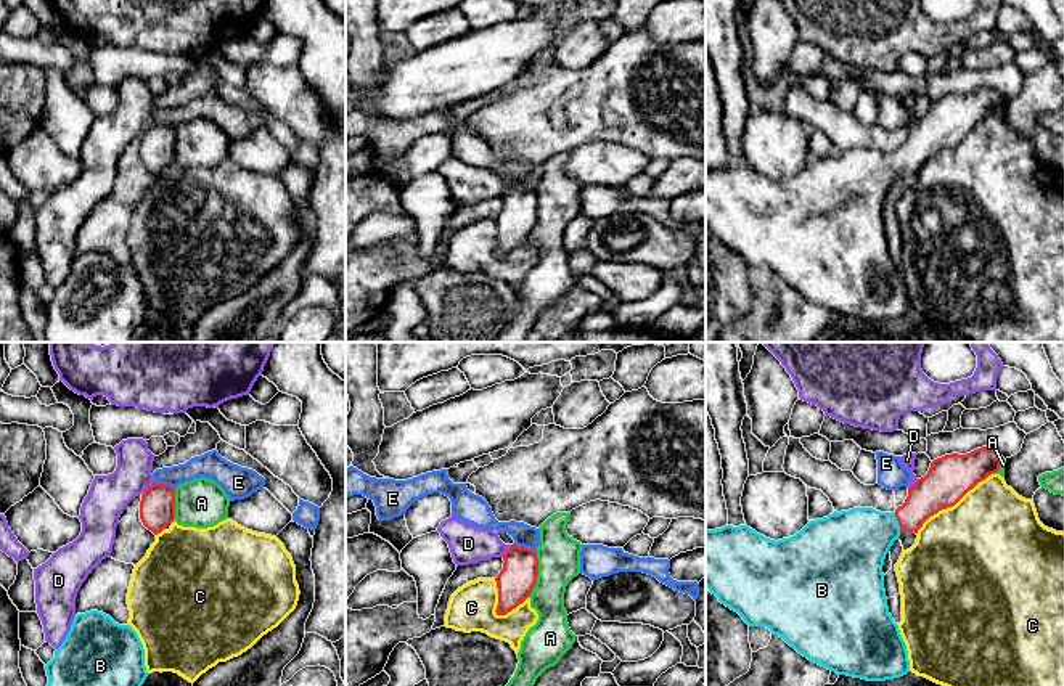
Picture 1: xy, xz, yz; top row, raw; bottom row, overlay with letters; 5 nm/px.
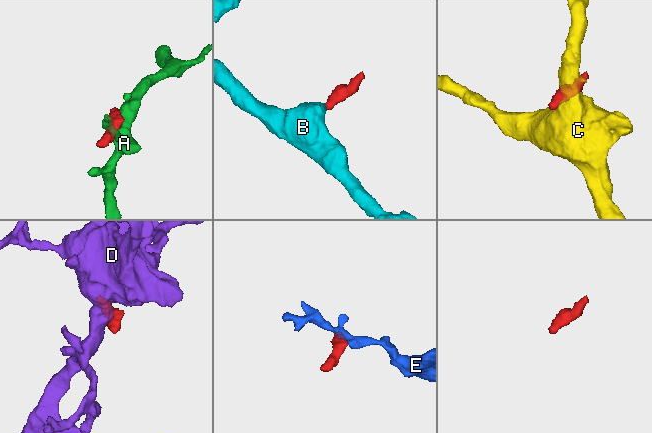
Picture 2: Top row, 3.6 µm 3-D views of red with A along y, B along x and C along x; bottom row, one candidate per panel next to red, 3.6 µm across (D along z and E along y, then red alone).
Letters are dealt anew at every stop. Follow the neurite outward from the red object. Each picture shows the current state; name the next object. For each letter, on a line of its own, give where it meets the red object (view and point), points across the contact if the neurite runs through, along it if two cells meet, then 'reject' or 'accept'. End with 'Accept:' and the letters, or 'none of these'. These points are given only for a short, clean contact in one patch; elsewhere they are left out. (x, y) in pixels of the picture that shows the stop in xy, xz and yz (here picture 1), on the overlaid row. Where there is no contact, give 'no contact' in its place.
A: meets red in xz at (537, 574); reject
B: meets red in yz at (899, 522); runs through yz (937, 490), (899, 522), (863, 535), (854, 543); accept
C: meets red in yz at (953, 505); reject
D: meets red in xy at (148, 487); border along xy (155, 482), (142, 492); reject
E: meets red in xz at (523, 547); border along xz (513, 543), (536, 551); reject
Accept: B

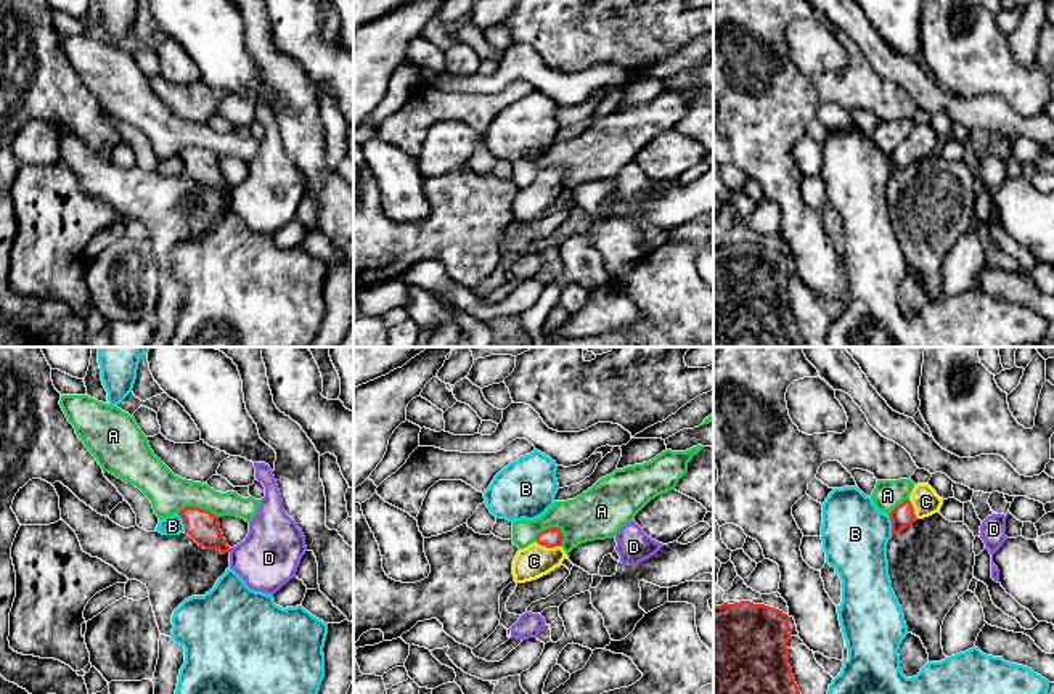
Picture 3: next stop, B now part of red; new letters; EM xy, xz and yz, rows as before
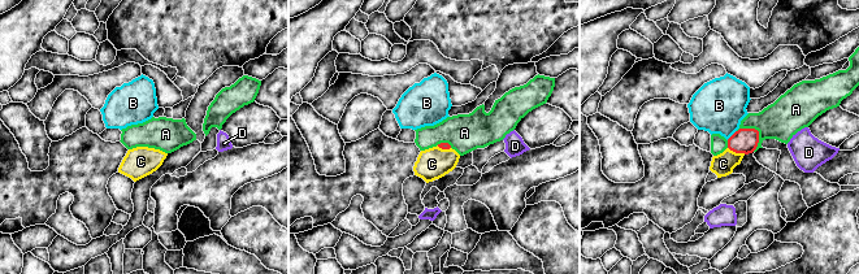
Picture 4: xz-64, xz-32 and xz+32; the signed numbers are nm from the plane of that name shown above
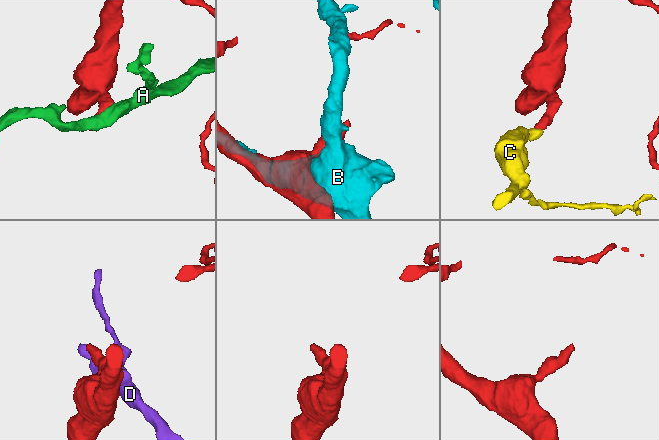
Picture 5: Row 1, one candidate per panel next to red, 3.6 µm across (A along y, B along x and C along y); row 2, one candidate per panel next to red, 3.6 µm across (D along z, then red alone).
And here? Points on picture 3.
A: meets red in xz at (550, 527); border along xz (564, 535), (556, 527), (547, 527), (535, 540); reject
B: meets red in yz at (892, 526); reject
C: meets red in xz at (548, 547); runs through xz (551, 537), (548, 547), (534, 561); accept
D: meets red in xy at (230, 550); reject
Accept: C

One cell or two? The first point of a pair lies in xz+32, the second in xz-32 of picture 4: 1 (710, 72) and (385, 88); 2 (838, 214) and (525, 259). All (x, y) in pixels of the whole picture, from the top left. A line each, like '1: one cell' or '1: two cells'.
1: one cell
2: two cells

